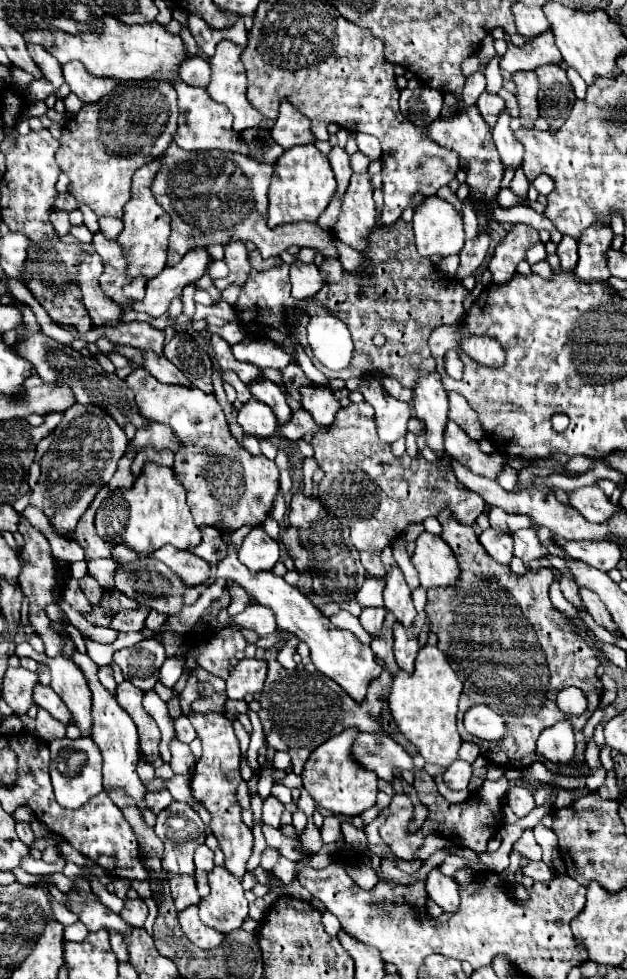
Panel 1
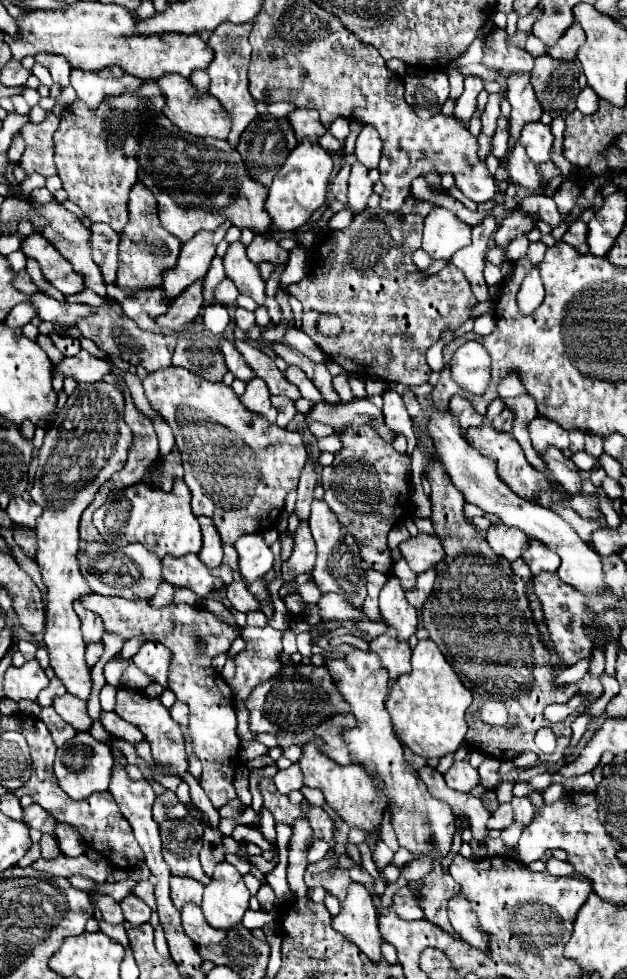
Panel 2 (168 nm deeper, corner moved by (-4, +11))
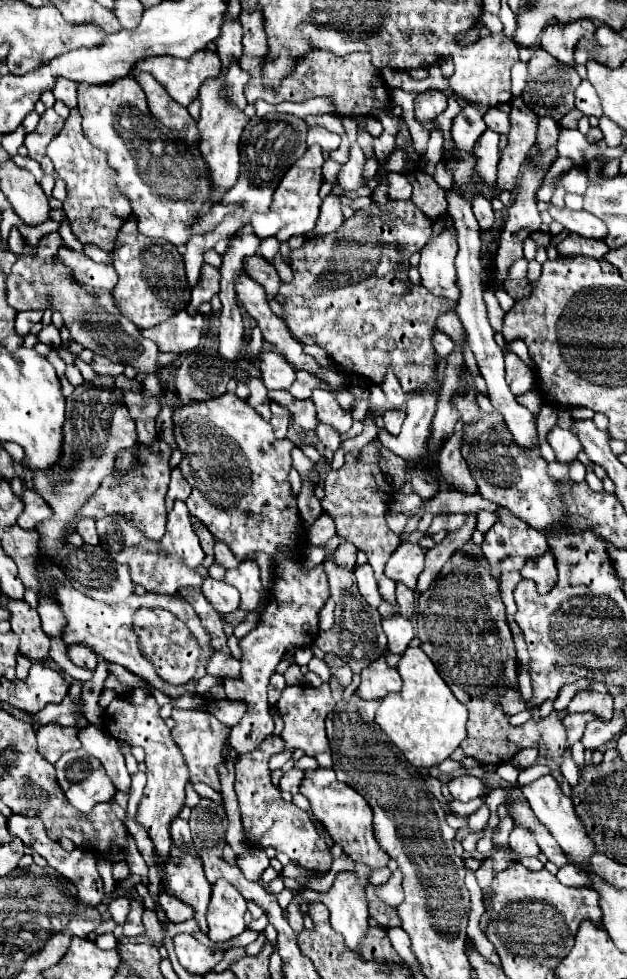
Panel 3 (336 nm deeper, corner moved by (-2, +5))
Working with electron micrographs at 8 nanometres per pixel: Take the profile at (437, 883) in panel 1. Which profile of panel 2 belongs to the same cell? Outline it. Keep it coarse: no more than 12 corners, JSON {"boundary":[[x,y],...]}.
{"boundary":[[463,892],[449,900],[453,930],[487,950],[487,934]]}

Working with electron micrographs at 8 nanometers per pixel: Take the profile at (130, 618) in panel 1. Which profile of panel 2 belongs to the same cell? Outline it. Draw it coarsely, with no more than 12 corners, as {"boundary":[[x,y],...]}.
{"boundary":[[105,684],[101,688],[101,708],[115,708],[119,686]]}

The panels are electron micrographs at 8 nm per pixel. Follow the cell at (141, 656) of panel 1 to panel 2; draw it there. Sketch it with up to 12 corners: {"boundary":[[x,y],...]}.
{"boundary":[[107,662],[105,680],[109,684],[119,684],[125,662]]}

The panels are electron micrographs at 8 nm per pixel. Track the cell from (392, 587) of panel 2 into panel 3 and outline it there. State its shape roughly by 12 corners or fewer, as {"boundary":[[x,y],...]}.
{"boundary":[[393,614],[383,632],[393,654],[403,654],[413,640],[409,618]]}

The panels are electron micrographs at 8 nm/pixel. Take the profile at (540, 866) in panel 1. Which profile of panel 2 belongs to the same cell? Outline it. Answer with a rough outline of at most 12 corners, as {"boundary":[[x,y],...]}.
{"boundary":[[549,858],[547,870],[553,876],[567,876],[573,872],[569,862]]}

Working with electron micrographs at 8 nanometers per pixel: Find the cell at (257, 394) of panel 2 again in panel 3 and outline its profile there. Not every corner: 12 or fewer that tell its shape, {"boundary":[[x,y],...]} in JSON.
{"boundary":[[259,378],[249,380],[253,410],[269,420],[267,390]]}

